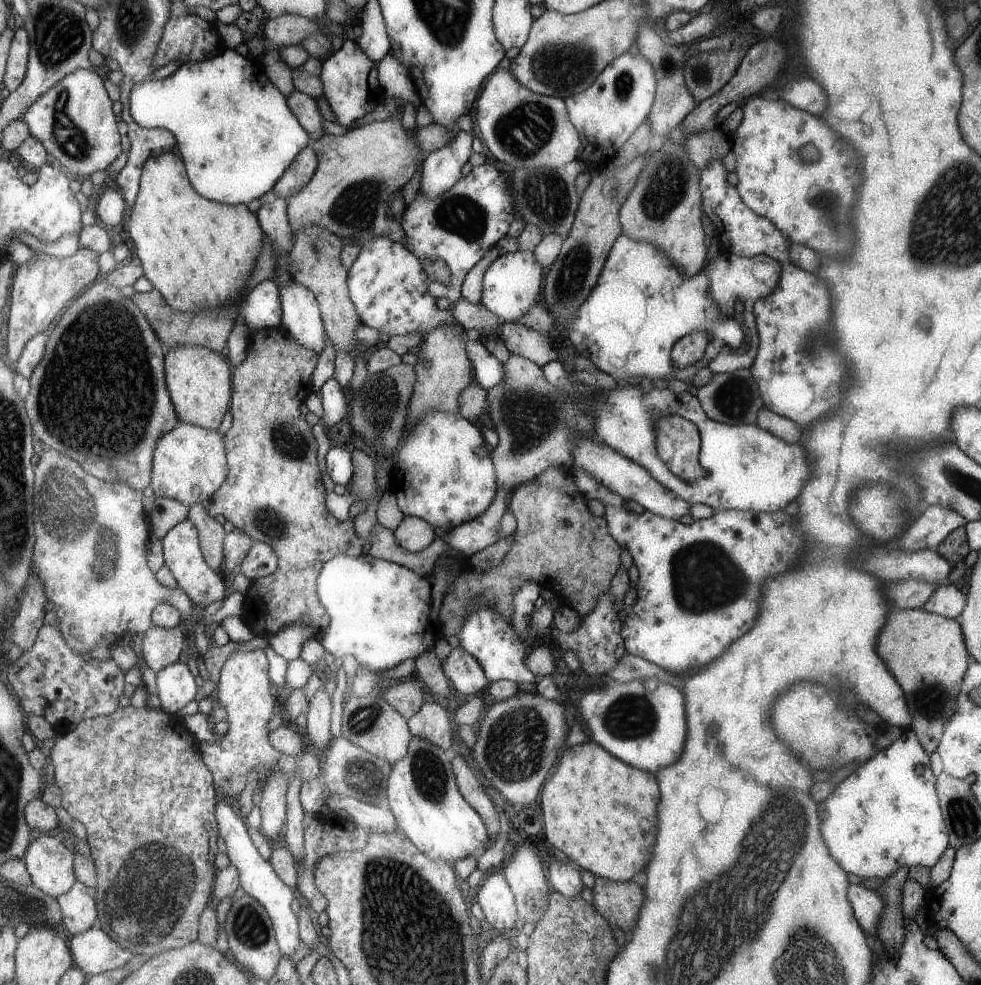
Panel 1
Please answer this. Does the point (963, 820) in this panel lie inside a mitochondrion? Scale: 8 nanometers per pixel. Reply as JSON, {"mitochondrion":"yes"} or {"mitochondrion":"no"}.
{"mitochondrion":"yes"}

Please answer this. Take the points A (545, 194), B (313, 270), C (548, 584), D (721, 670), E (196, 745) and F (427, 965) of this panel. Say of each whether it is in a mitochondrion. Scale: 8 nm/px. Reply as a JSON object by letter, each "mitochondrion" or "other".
{"A":"mitochondrion","B":"other","C":"other","D":"other","E":"other","F":"mitochondrion"}

